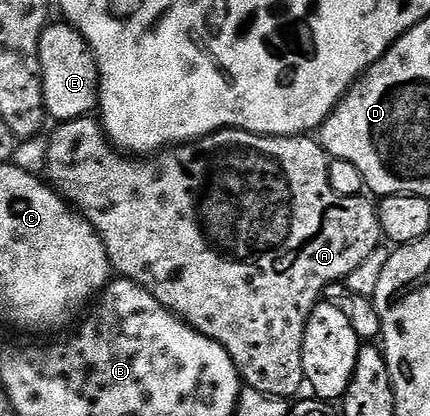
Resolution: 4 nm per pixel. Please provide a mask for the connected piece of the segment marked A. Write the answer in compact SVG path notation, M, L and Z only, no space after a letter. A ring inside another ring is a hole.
M94 116L78 117L54 127L56 129L52 131L51 137L46 138L46 180L68 205L78 210L95 228L95 232L103 240L112 270L120 278L136 281L138 285L145 287L145 291L149 291L149 295L153 295L157 303L181 318L186 325L192 325L201 335L221 343L221 347L229 351L246 388L256 389L271 397L294 398L294 393L305 385L301 359L305 323L313 307L319 304L323 288L332 285L334 281L343 281L350 273L357 271L357 267L361 267L361 263L365 263L365 259L369 259L369 255L373 255L373 251L380 248L384 240L376 202L366 201L366 196L363 195L337 195L337 191L329 187L329 158L322 144L311 135L266 137L244 129L225 128L200 137L197 141L188 141L185 145L172 145L146 159L136 159L134 156L124 155L107 140L102 124Z

